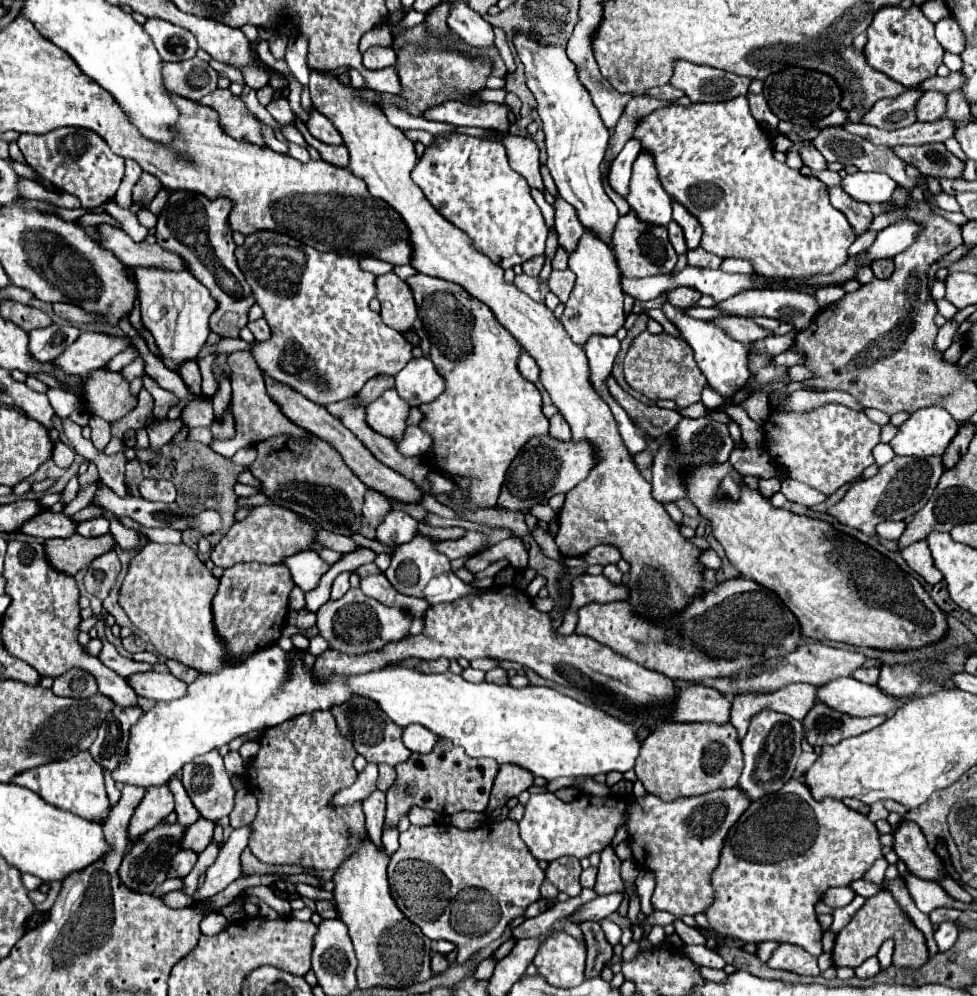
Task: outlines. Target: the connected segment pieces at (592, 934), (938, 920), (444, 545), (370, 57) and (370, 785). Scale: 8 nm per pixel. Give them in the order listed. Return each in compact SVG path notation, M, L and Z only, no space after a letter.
M582 922L580 930L584 932L586 948L588 948L588 956L586 956L586 980L588 980L588 978L600 976L600 970L604 968L604 962L610 960L614 952L612 952L612 946L608 944L608 940L604 938L604 932L602 932L600 924Z
M942 907L932 911L929 917L933 925L939 925L946 920L958 920L959 918L955 918L955 912L957 912L958 916L960 911L955 908Z
M466 532L462 538L458 540L444 540L444 542L438 542L436 544L436 550L444 556L448 556L450 560L454 558L466 558L470 556L472 552L476 552L482 544L484 536L480 532Z
M374 46L370 50L364 52L364 68L368 70L382 70L382 68L388 68L388 66L394 66L396 62L396 54L392 48L384 48L384 46Z
M368 762L366 768L358 774L356 782L350 788L338 792L332 798L332 802L334 804L354 804L354 802L362 802L368 794L372 794L376 790L376 778L378 778L378 766L374 762Z

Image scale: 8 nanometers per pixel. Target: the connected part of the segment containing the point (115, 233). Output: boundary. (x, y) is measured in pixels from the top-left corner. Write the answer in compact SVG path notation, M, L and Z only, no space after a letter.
M102 224L102 230L106 230L106 248L122 258L126 266L148 266L174 272L186 270L186 262L178 254L162 248L160 244L136 244L124 230L112 228L108 224Z

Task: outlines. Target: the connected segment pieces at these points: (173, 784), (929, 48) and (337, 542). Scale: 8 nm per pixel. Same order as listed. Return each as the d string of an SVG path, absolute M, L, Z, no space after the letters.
M170 780L168 786L170 786L170 790L174 794L174 800L176 800L176 808L174 808L174 812L178 814L176 822L182 824L182 826L194 824L200 818L200 814L198 814L198 810L194 810L194 806L192 806L192 802L190 802L184 786L182 786L182 782L180 780Z
M886 6L878 10L866 34L868 44L864 48L864 54L868 58L868 64L906 88L916 88L924 80L936 76L936 68L942 64L944 48L934 38L934 24L916 6L908 10L900 6Z
M318 526L318 530L320 530L318 542L322 542L322 546L326 546L326 548L330 548L330 550L336 550L336 552L340 552L340 554L348 554L348 552L354 552L354 550L358 548L358 544L356 544L352 538L346 538L346 536L338 536L338 534L330 534L330 532L322 530L320 526Z

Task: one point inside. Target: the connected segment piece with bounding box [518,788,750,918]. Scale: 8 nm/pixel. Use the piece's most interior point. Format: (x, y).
(680, 842)

